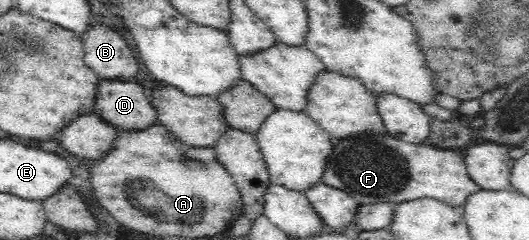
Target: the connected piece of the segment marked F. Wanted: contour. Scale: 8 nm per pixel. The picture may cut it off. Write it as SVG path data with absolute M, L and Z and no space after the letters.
M364 130L346 138L329 135L332 148L321 182L354 198L359 205L435 198L450 206L462 207L465 198L481 188L468 176L464 158L429 142L406 142L387 132Z

